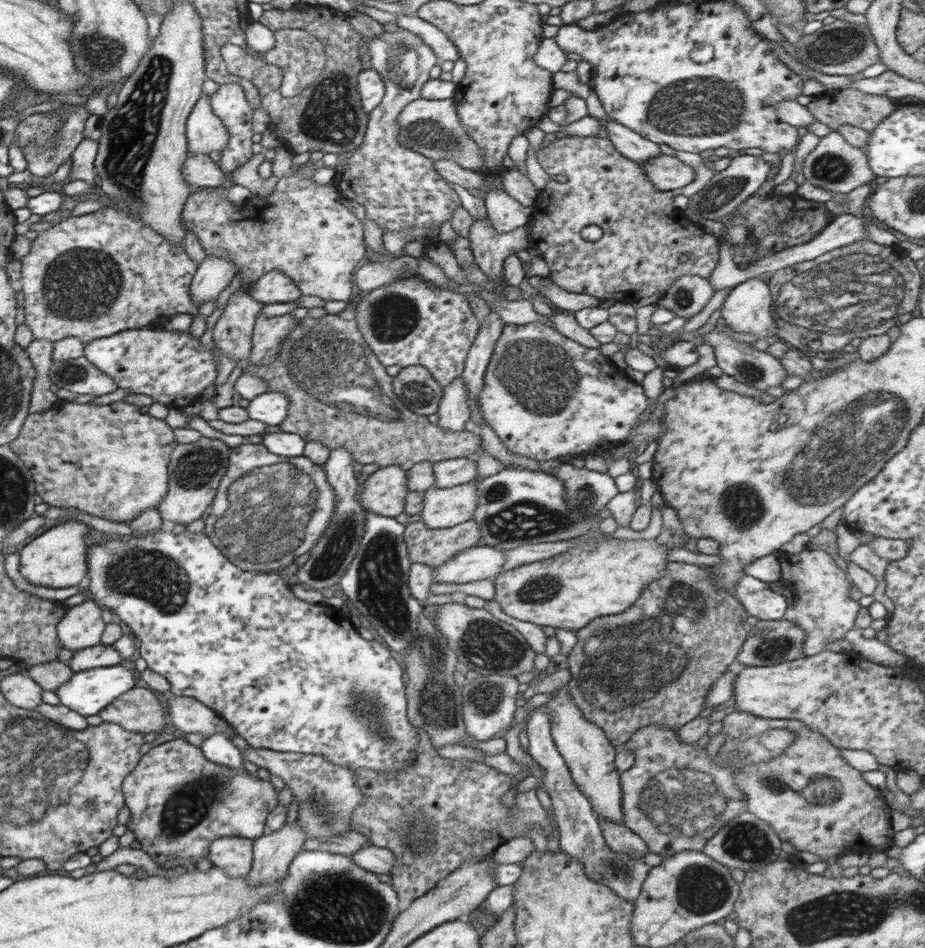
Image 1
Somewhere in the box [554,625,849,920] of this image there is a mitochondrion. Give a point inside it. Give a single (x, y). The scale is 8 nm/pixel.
(677, 802)

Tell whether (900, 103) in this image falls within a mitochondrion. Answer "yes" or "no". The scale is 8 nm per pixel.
no

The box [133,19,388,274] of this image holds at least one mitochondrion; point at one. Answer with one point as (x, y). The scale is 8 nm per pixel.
(331, 116)

